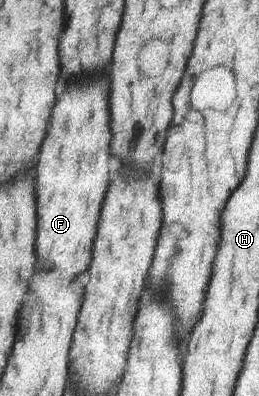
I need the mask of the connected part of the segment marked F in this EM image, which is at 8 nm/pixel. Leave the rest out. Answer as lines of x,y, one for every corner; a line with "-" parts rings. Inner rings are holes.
94,77
92,79
82,79
80,83
70,83
66,85
66,91
58,97
58,105
54,107
54,117
52,117
52,123
50,123
50,133
42,145
42,153
40,153
40,161
37,161
36,173
36,197
38,202
38,233
36,241
36,257
38,258
38,266
44,267
44,263
48,265
56,265
66,277
80,277
80,273
86,273
89,271
89,265
93,260
93,247
94,240
98,235
98,224
100,221
102,206
110,187
110,145
112,145
112,129
110,129
110,101
108,101
108,91
106,91
106,83
104,83
104,77
100,77
96,83
94,83

